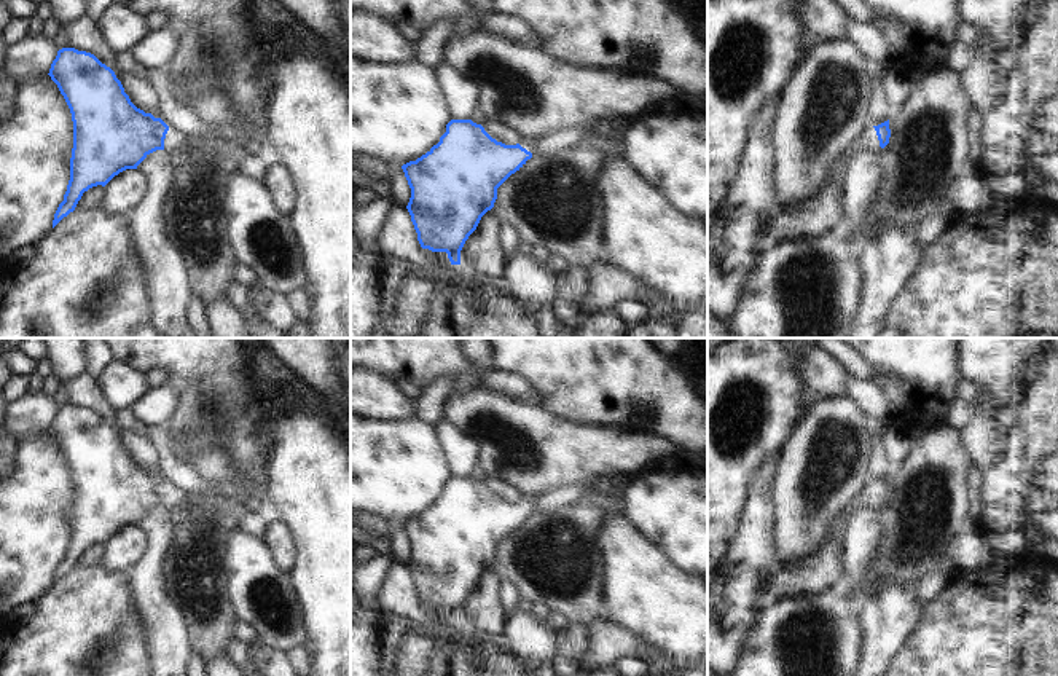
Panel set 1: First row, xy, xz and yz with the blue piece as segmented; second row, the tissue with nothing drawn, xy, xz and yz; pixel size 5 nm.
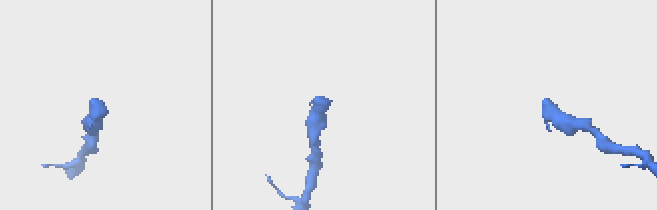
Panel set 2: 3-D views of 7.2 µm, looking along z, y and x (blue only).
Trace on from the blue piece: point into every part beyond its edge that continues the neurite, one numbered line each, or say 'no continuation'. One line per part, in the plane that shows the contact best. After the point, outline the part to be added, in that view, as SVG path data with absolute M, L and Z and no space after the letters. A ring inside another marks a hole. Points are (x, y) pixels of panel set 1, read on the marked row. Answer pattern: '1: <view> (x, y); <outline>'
1: xy (174, 141); M169 128L166 139L164 139L164 150L169 155L177 153L178 150L183 148L185 142L186 142L186 137L182 132Z

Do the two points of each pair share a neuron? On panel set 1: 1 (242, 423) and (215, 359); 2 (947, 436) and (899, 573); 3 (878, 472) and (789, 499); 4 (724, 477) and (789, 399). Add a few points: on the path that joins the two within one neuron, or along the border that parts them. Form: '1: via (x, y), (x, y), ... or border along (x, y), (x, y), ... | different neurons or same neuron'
1: via (236, 407), (231, 389), (220, 375) | same neuron
2: via (926, 469), (921, 539) | same neuron
3: border along (873, 439), (867, 480) | different neurons
4: via (743, 458), (760, 442), (770, 418) | same neuron

